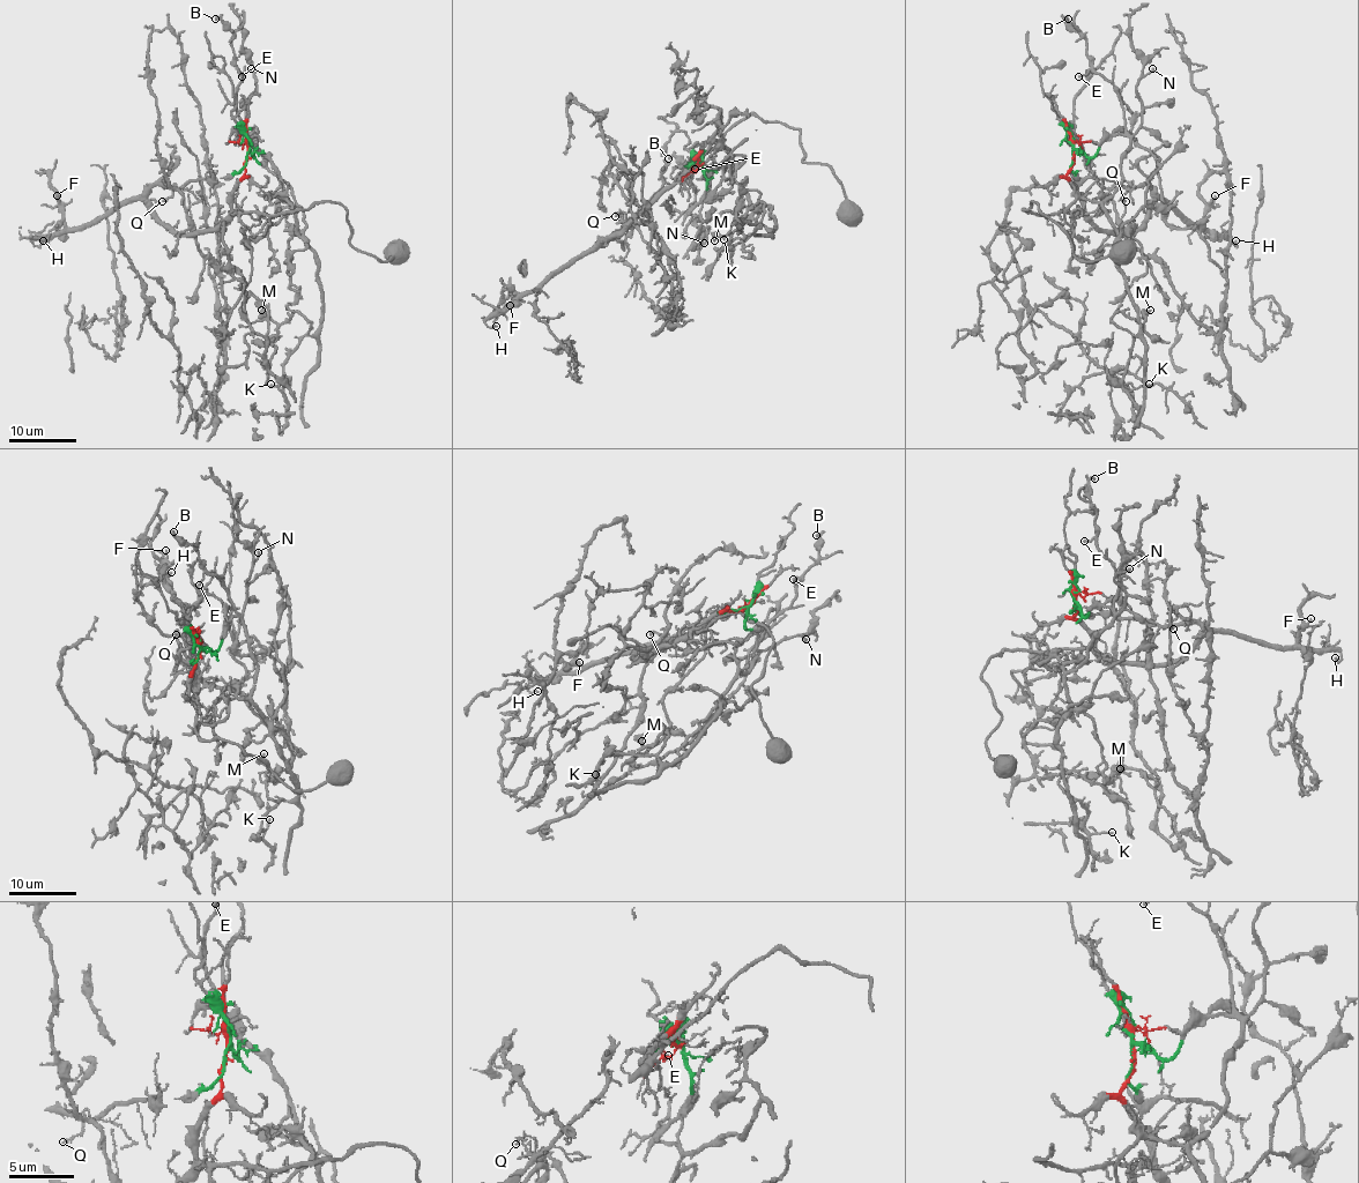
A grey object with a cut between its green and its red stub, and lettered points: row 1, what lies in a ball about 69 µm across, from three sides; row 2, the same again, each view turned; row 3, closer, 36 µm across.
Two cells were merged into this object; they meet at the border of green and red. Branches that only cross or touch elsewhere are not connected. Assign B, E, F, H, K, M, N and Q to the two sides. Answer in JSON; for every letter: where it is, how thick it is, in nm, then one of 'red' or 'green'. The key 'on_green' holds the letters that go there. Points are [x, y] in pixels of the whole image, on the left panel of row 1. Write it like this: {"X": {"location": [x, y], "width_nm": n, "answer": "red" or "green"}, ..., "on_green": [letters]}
{"B": {"location": [215, 19], "width_nm": 110, "answer": "green"}, "E": {"location": [242, 76], "width_nm": 100, "answer": "green"}, "F": {"location": [57, 195], "width_nm": 100, "answer": "red"}, "H": {"location": [43, 240], "width_nm": 150, "answer": "red"}, "K": {"location": [270, 384], "width_nm": 100, "answer": "green"}, "M": {"location": [261, 310], "width_nm": 260, "answer": "green"}, "N": {"location": [251, 68], "width_nm": 120, "answer": "green"}, "Q": {"location": [162, 201], "width_nm": 160, "answer": "red"}, "on_green": ["B", "E", "K", "M", "N"]}

